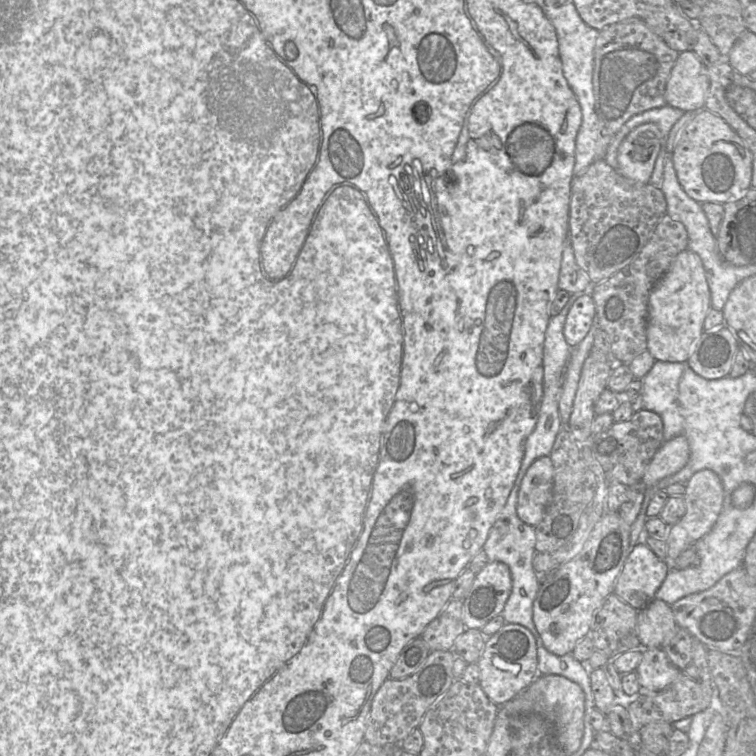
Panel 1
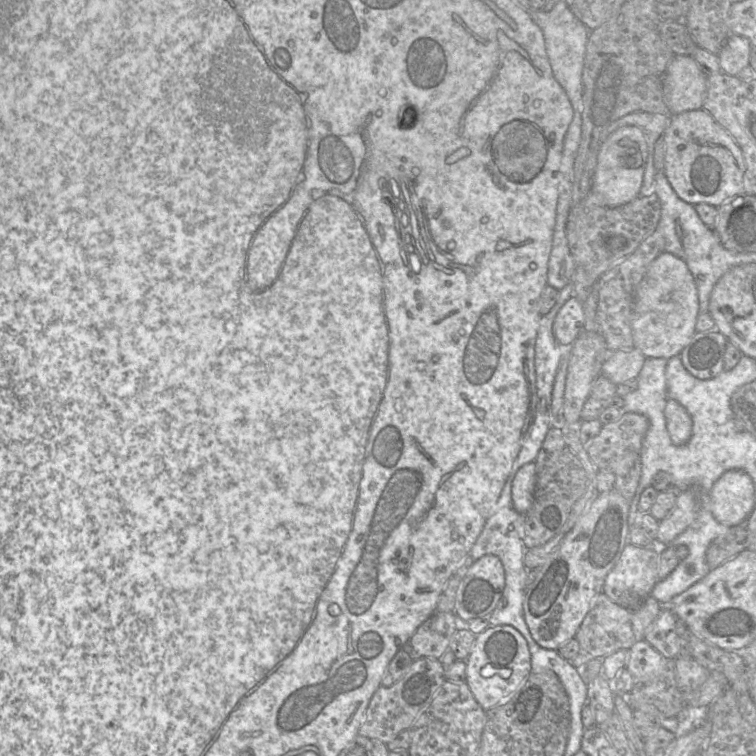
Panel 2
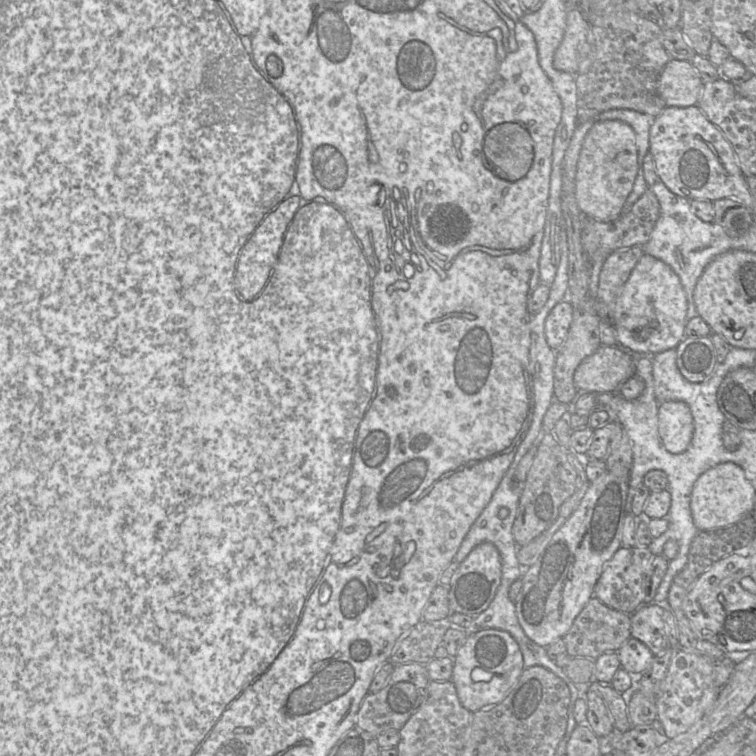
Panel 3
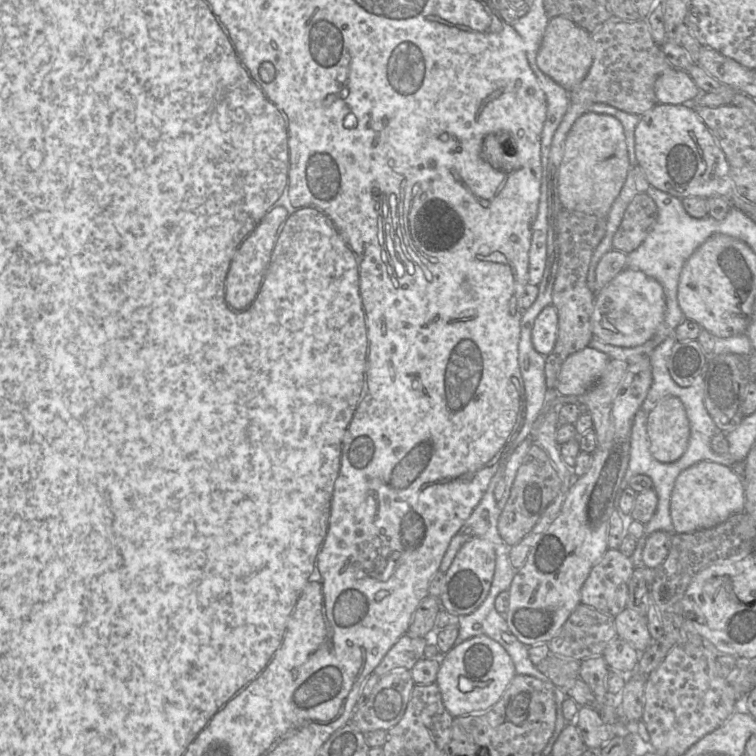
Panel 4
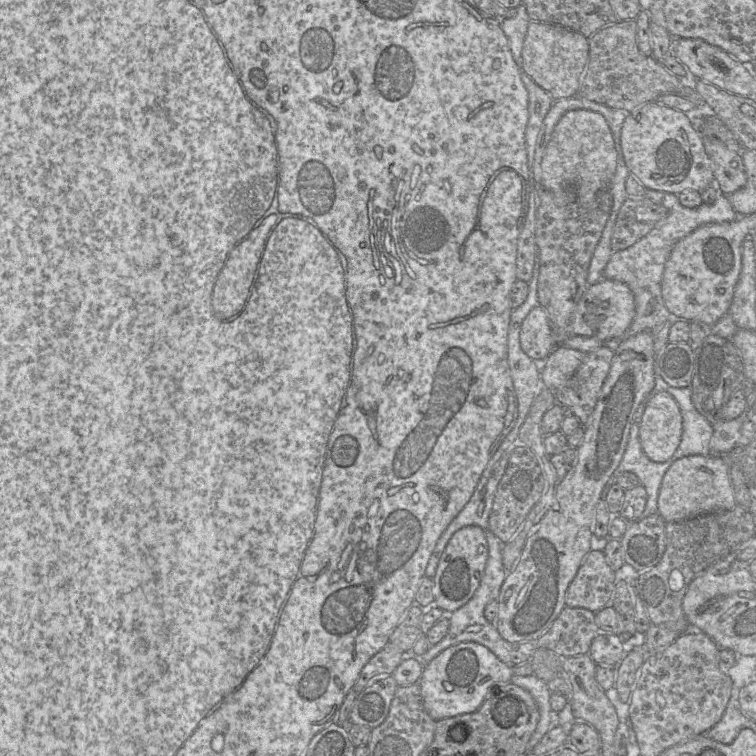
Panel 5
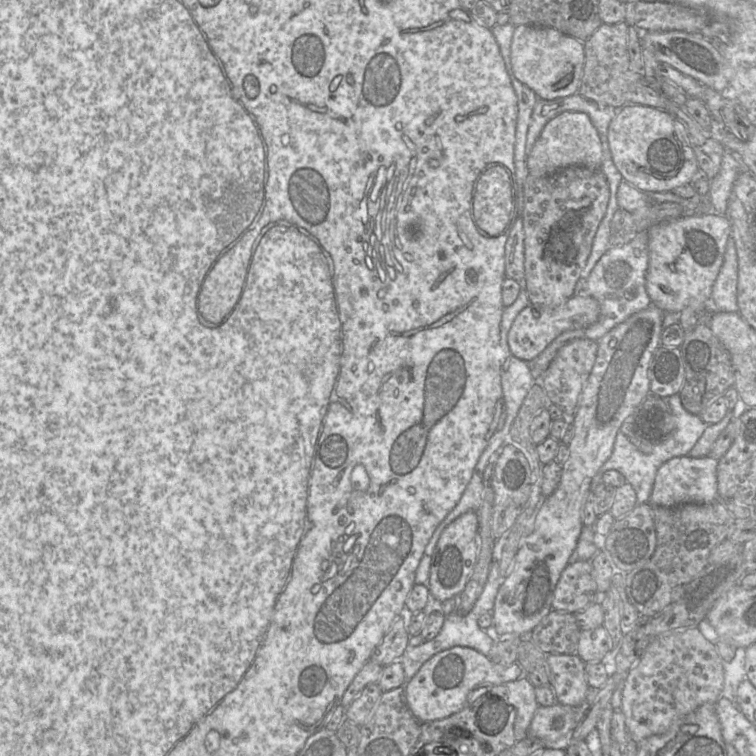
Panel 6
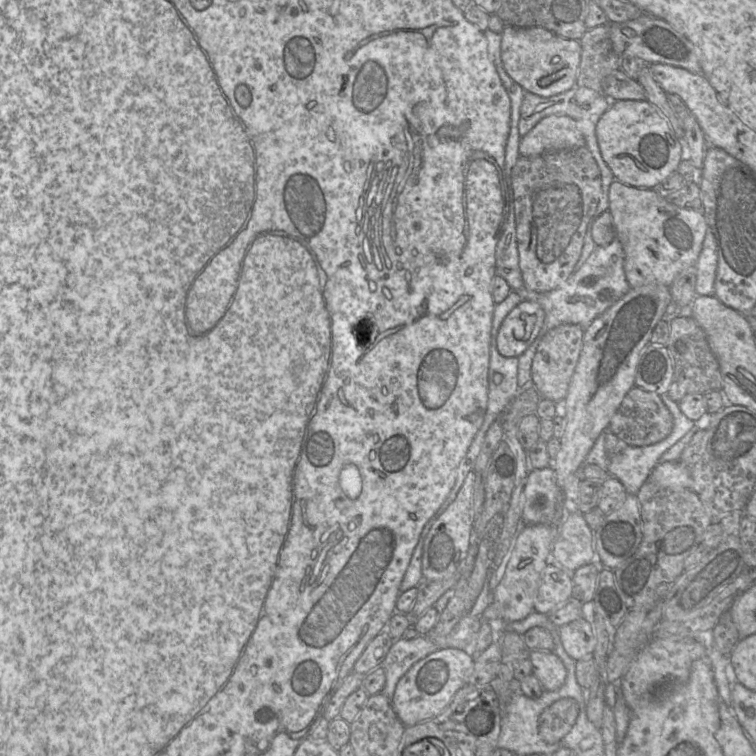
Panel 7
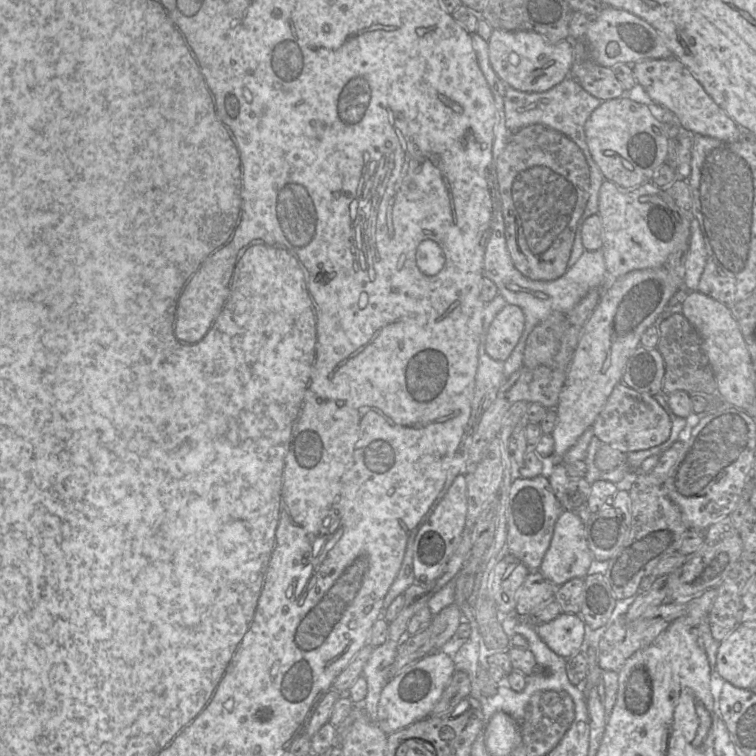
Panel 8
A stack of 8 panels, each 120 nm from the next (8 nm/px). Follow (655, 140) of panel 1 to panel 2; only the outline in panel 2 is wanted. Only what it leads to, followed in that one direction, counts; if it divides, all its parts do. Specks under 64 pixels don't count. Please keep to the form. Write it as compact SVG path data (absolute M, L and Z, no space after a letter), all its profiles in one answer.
M624 126L610 133L603 142L592 178L591 190L609 207L624 205L639 196L648 159L648 146L642 130Z

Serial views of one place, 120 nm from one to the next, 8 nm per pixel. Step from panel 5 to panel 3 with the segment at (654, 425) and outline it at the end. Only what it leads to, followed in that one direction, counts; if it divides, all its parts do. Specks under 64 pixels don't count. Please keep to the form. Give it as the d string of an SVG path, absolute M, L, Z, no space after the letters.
M665 401L658 407L658 431L671 454L685 452L694 436L694 420L689 407L681 401Z

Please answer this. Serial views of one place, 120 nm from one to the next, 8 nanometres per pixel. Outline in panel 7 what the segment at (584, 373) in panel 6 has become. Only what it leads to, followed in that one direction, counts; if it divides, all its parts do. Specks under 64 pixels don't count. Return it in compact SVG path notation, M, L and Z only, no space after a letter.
M562 324L539 337L536 353L531 366L531 383L537 389L541 397L562 403L578 363L583 345L584 329L573 324Z

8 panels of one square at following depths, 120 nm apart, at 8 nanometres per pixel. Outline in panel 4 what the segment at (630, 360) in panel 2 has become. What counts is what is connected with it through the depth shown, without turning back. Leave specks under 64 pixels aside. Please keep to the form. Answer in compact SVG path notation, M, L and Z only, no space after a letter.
M585 347L569 355L557 377L555 392L559 395L582 395L602 375L610 357L594 348Z

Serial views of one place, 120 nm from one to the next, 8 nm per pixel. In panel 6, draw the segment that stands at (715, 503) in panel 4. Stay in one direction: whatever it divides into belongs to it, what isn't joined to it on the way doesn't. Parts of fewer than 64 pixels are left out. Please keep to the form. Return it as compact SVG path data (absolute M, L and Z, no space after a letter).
M681 456L669 460L657 471L649 502L652 506L674 507L685 503L708 504L720 501L717 466L718 460L709 456L701 458Z

